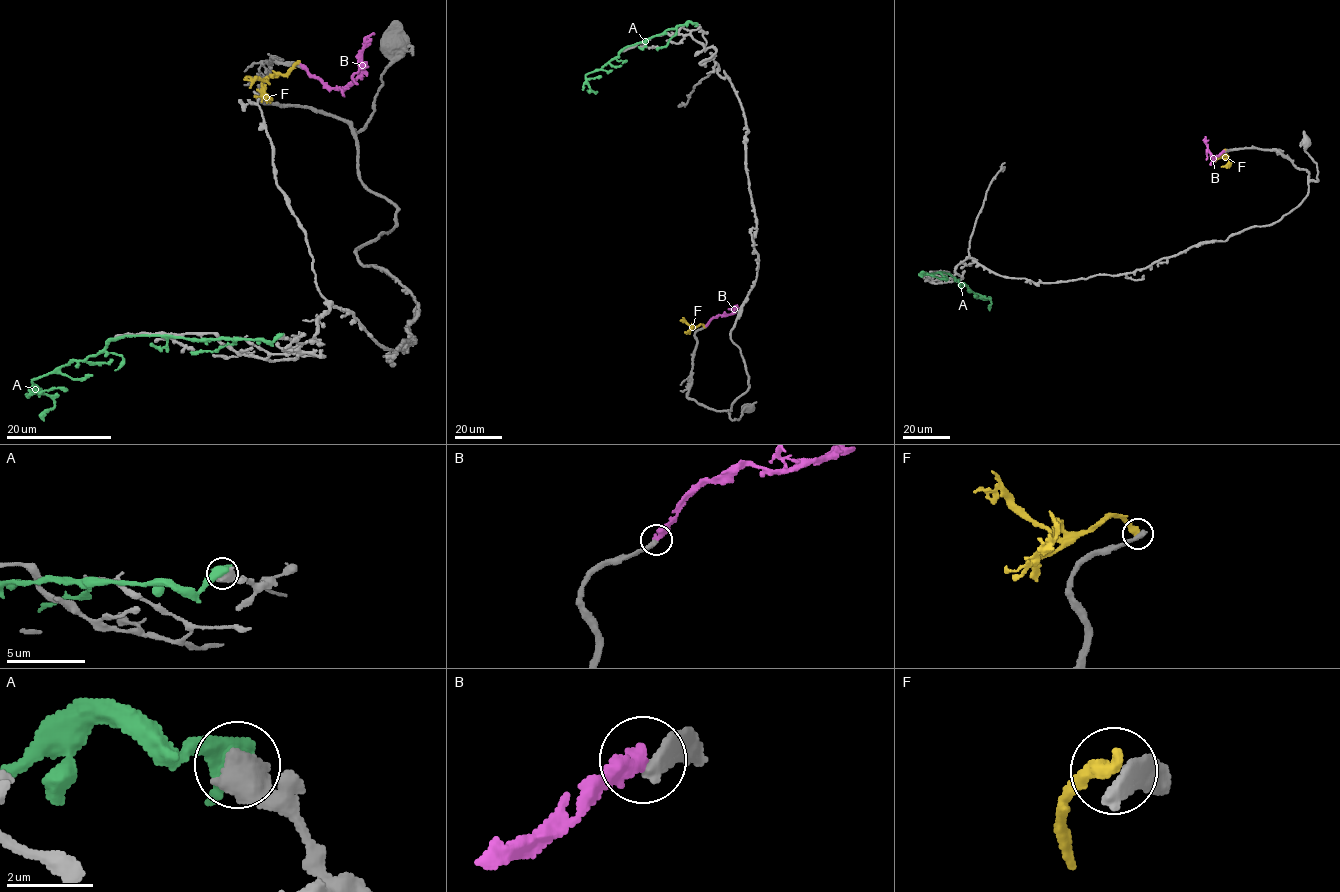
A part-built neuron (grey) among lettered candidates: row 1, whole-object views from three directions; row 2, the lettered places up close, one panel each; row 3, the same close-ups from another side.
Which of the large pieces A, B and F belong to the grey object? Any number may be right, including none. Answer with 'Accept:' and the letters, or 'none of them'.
Accept: none of them

